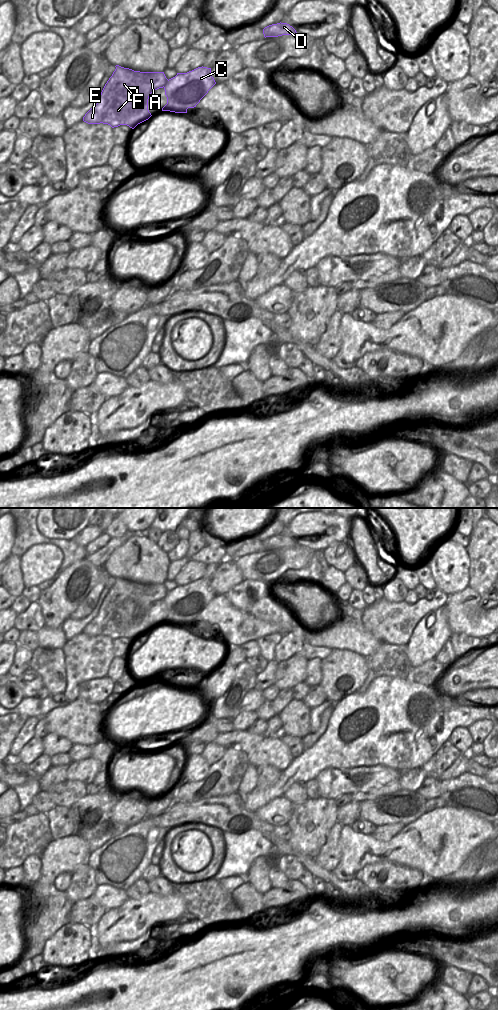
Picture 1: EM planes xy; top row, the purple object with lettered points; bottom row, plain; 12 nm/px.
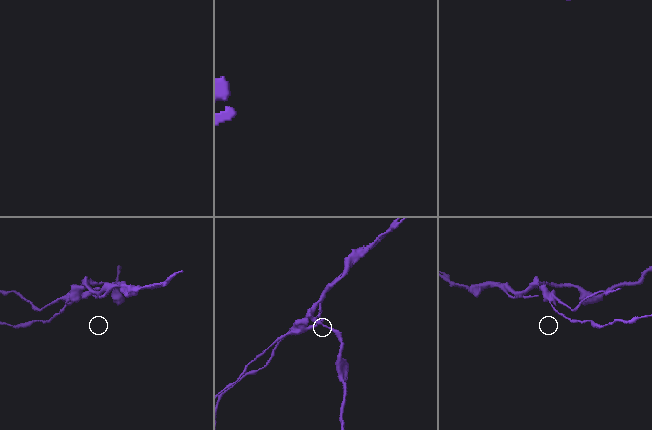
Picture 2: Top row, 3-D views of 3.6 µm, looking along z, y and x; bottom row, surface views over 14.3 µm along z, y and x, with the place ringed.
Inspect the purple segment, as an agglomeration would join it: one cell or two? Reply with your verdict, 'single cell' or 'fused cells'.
fused cells

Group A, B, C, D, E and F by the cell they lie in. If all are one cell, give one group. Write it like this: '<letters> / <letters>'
A B D E F / C

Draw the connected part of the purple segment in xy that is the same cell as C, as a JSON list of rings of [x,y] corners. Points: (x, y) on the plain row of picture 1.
[[[202,578],[187,585],[177,585],[164,599],[167,616],[162,623],[187,625],[187,621],[196,619],[215,596],[211,580]]]

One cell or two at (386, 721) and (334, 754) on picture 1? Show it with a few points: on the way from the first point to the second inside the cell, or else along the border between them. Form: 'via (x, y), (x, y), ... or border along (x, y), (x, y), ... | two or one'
via (373, 729), (347, 745) | one

